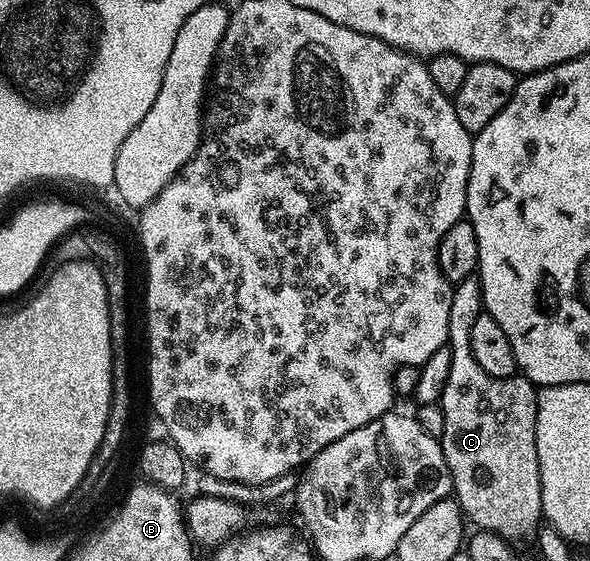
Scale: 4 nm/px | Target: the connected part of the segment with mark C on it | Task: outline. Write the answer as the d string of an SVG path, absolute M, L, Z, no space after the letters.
M472 276L454 283L451 291L451 303L449 304L449 336L447 345L451 348L451 359L449 360L449 376L443 385L443 397L441 405L443 415L445 416L445 428L443 429L443 451L445 452L445 464L449 464L451 473L451 489L453 497L459 504L463 517L468 523L472 522L472 527L489 532L497 532L497 536L507 539L512 544L519 544L522 538L536 537L537 531L543 518L543 501L541 500L541 472L539 471L539 461L537 460L537 440L535 439L535 429L537 428L537 400L539 395L535 383L522 376L512 376L509 378L498 378L489 376L477 360L473 360L473 348L469 348L469 331L473 329L473 320L477 320L479 314L484 313L483 308L483 285L479 282L478 277Z

